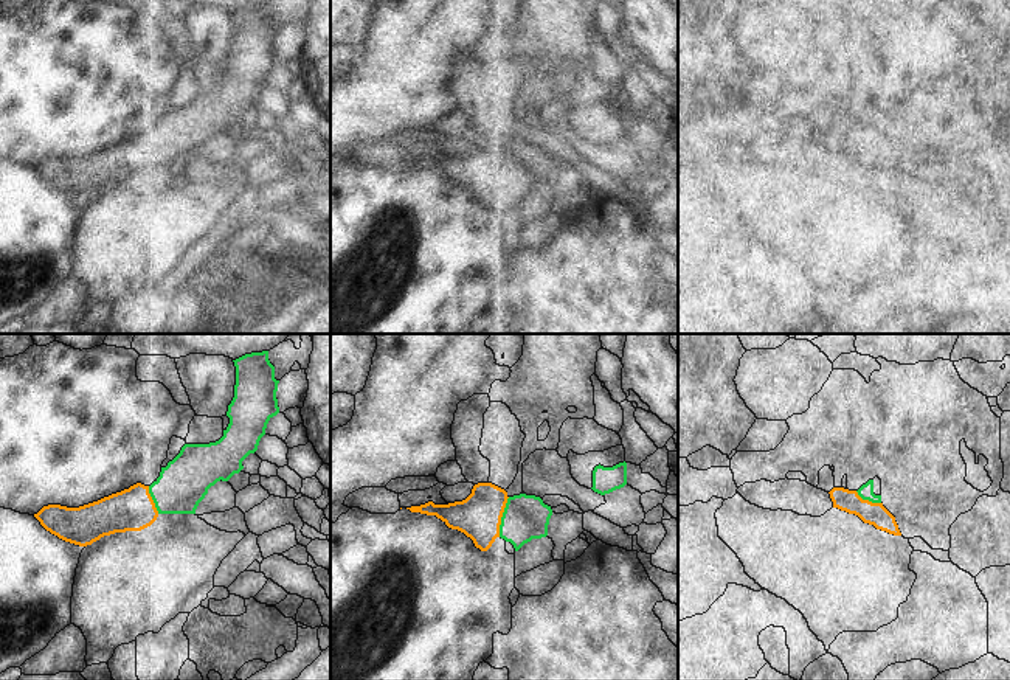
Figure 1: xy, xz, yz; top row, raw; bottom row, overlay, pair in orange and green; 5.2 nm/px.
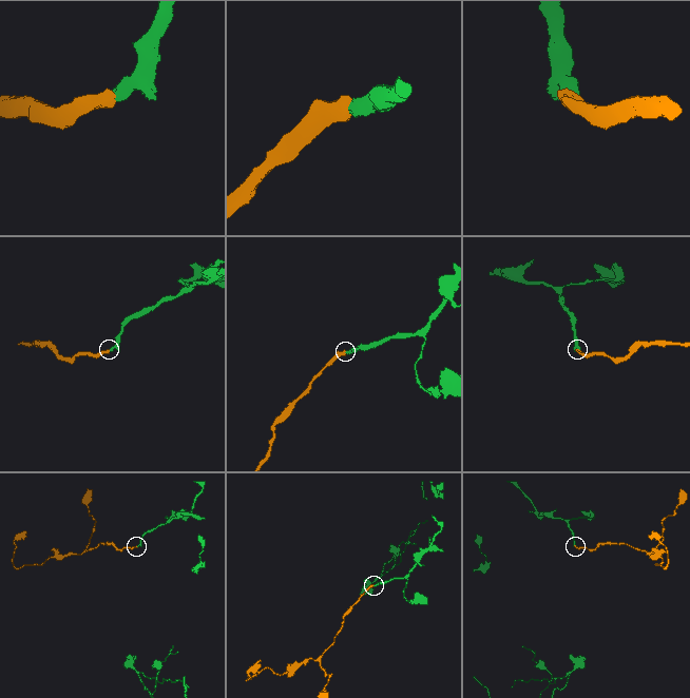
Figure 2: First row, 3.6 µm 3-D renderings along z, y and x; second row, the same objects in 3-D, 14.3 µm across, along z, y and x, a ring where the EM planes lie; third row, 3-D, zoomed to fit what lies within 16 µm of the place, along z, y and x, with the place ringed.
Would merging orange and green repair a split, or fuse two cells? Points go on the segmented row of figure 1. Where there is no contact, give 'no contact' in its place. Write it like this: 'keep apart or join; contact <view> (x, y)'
join; contact xz (501, 516)

